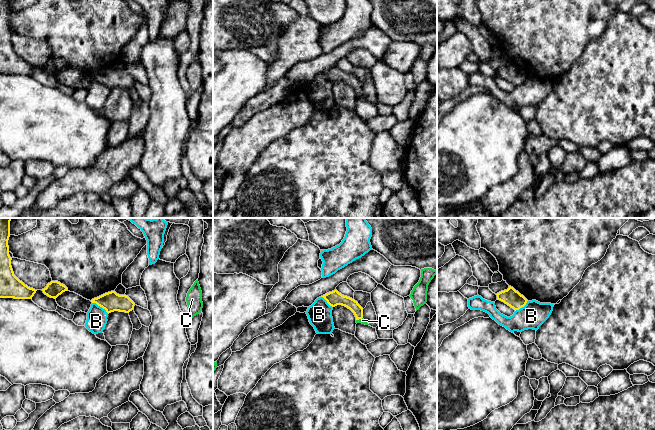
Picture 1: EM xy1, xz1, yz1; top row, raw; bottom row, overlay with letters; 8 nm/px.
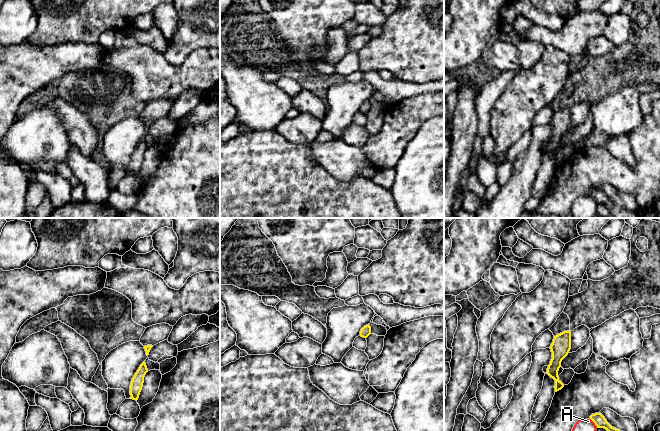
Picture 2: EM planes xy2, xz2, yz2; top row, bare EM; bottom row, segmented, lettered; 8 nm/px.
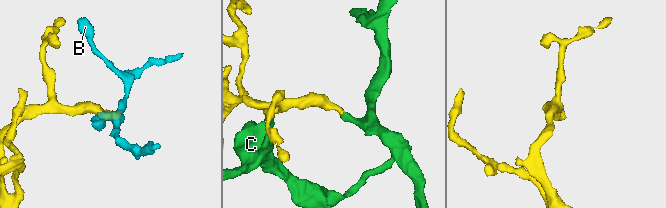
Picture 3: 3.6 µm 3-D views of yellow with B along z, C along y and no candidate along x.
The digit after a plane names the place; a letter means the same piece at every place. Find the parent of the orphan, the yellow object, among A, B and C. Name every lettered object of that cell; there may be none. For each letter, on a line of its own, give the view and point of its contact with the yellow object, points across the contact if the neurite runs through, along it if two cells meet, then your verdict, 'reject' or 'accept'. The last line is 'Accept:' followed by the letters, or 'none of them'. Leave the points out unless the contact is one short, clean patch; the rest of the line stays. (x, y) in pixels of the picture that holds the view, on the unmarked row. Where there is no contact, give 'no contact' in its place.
A: yz2 (594, 198) | along yz2 (590, 194), (597, 203) | reject
B: xy1 (100, 82) | along xy1 (92, 78), (101, 82), (108, 89) | reject
C: xz1 (359, 94) | accept
Accept: C

